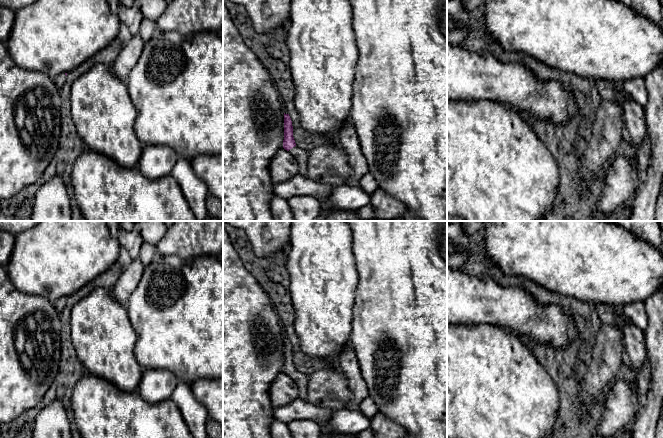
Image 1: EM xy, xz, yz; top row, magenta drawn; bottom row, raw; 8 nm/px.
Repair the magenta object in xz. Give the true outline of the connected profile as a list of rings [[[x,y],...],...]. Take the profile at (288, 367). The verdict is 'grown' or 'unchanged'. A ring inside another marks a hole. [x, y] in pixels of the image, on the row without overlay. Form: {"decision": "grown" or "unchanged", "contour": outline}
{"decision": "grown", "contour": [[[281,321],[280,324],[284,334],[283,372],[287,374],[296,383],[298,388],[298,398],[300,398],[303,401],[307,401],[309,375],[305,373],[301,373],[296,369],[293,361],[293,350],[292,350],[291,342],[287,337],[287,334],[284,330],[284,326]]]}

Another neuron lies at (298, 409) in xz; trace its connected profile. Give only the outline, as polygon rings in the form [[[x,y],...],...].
[[[297,398],[283,406],[274,406],[273,414],[276,421],[286,424],[290,421],[310,420],[322,426],[331,418],[333,411]]]

